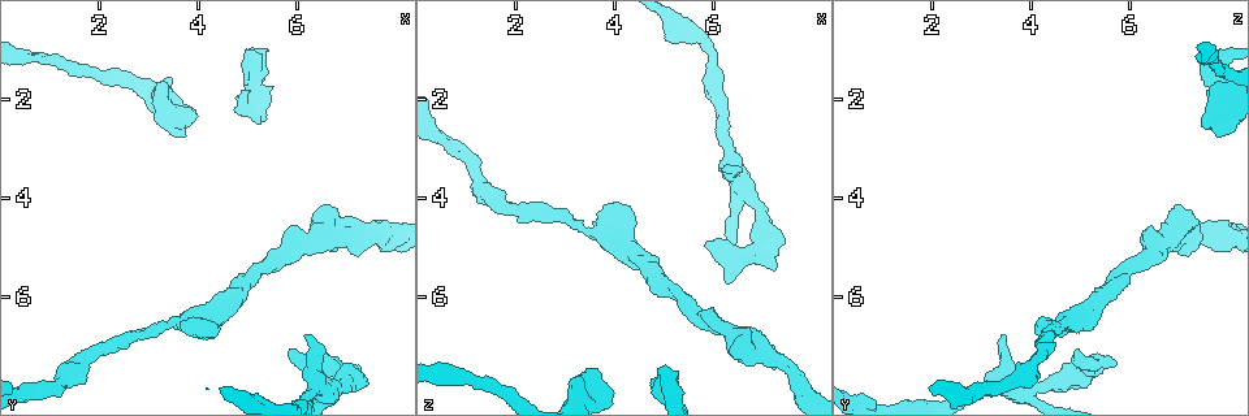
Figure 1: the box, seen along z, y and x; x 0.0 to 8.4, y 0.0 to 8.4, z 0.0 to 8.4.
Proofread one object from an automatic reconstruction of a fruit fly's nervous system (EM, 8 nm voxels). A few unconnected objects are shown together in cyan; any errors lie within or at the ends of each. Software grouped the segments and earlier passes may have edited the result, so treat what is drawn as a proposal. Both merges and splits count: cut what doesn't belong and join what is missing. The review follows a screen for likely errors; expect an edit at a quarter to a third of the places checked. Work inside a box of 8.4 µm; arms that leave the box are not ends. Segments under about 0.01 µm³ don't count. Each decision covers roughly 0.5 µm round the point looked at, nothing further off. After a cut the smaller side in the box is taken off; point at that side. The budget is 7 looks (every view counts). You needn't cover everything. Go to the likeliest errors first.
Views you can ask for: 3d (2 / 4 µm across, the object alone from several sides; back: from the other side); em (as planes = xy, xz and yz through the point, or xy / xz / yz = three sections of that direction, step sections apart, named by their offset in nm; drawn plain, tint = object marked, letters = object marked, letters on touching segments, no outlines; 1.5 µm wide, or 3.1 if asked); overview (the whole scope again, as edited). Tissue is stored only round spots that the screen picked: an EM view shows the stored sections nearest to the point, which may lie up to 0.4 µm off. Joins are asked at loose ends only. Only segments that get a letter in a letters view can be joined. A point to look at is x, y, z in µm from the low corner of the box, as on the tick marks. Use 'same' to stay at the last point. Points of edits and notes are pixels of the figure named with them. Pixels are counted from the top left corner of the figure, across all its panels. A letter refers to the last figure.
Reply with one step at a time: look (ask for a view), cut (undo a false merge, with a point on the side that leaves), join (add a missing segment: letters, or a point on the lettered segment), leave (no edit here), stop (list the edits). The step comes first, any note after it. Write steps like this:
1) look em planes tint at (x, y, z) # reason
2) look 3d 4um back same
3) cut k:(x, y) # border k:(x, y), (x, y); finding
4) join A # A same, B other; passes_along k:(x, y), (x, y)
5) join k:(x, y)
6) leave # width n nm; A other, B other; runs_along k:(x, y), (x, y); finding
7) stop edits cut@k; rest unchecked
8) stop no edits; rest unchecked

look em planes letters at (6.20, 6.75, 3.40) # branch stops here

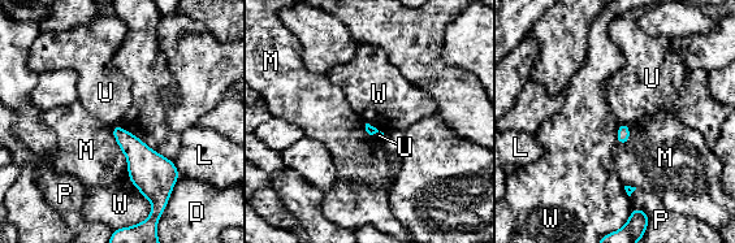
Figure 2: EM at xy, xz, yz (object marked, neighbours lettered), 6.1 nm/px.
leave # longest_contact W 420 nm; D other, L other, M other, P other, U other, W other; border 2:(117, 124), (172, 161); no lettered segment goes on from it

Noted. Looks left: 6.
look 3d 4um at (3.70, 2.60, 7.60) # branch stops here

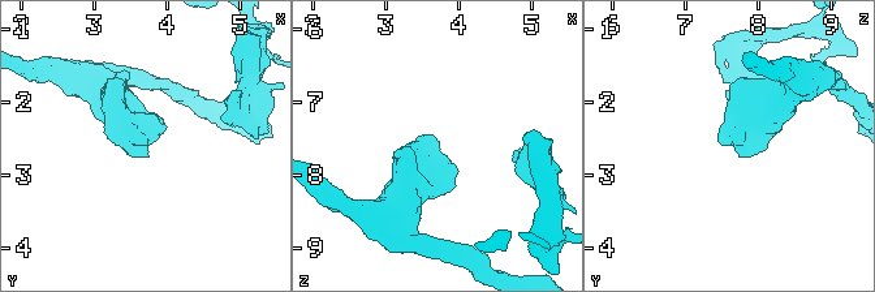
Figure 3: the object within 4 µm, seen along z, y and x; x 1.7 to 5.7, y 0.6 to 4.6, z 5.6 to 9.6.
look em planes plain at (3.70, 2.60, 7.55) # now the EM

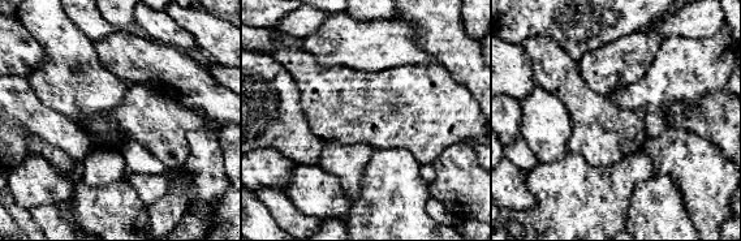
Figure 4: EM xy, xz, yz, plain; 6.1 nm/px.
look em planes letters same

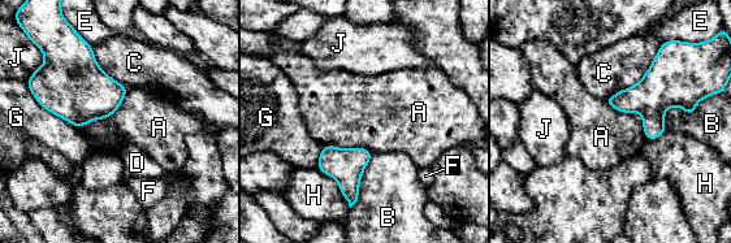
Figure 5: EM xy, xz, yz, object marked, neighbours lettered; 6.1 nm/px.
leave # A other, B other, C other, D other, E other, F other, G other, H other, J other; border 5:(604, 100), (639, 112), (647, 138); no lettered segment goes on from it

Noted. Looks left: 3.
look em planes tint at (3.75, 6.60, 4.20)

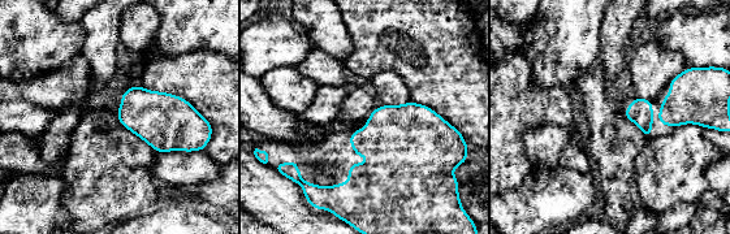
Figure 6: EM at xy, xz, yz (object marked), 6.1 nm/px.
look em planes letters same

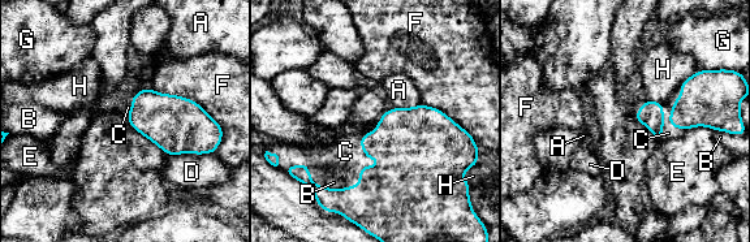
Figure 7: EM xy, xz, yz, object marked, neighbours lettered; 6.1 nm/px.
join C # A other, B other, C same, D other, E other, F other, G other, H other; the neuron continues

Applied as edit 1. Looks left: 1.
stop edits join@7; rest unchecked

